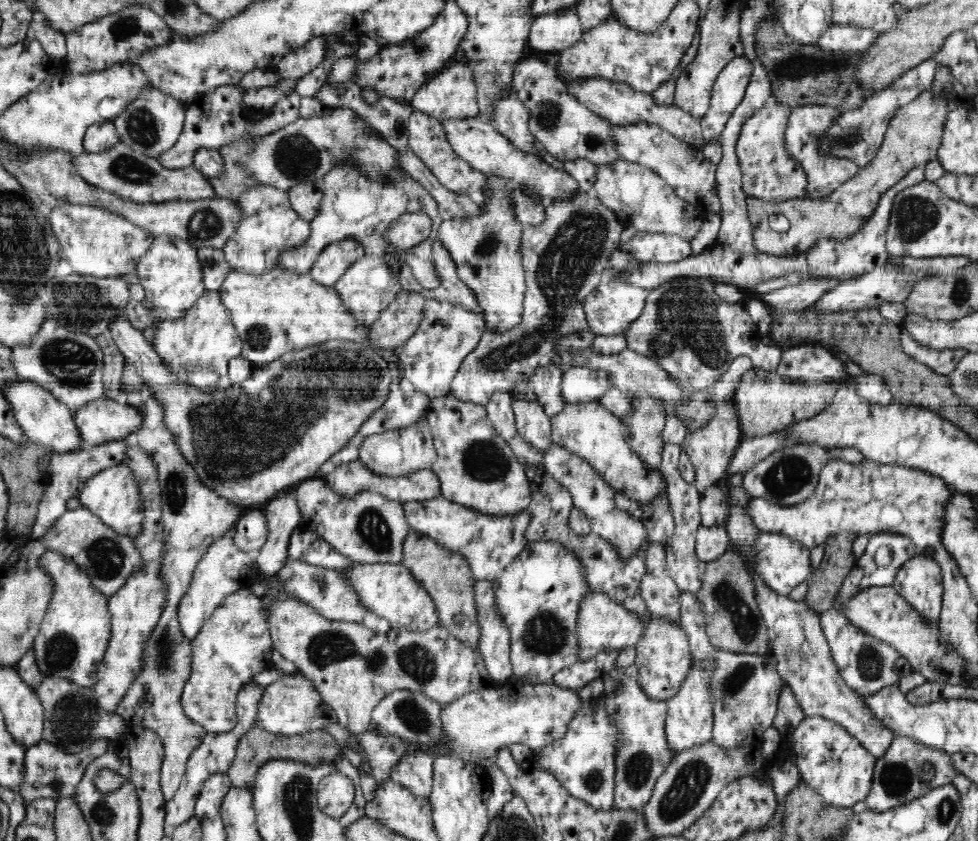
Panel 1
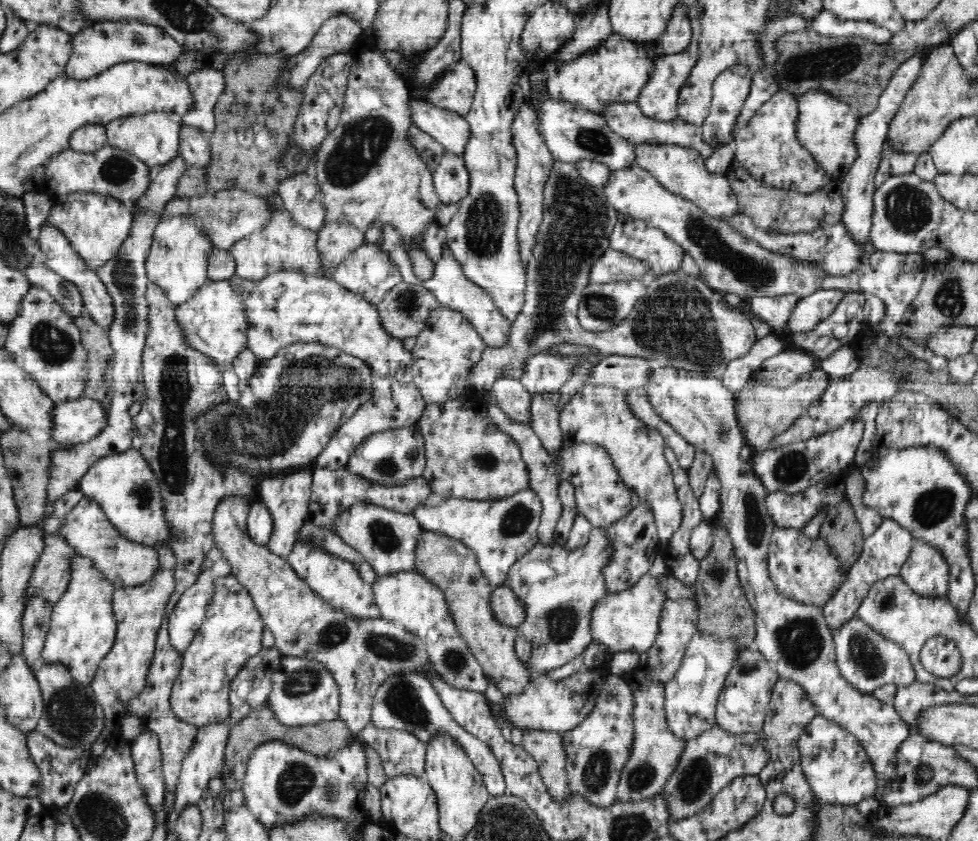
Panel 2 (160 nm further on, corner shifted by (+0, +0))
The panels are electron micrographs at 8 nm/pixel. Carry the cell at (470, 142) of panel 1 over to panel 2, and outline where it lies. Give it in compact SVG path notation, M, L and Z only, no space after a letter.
M410 98L409 120L437 140L447 151L463 156L471 133L465 117L426 103L424 98Z

